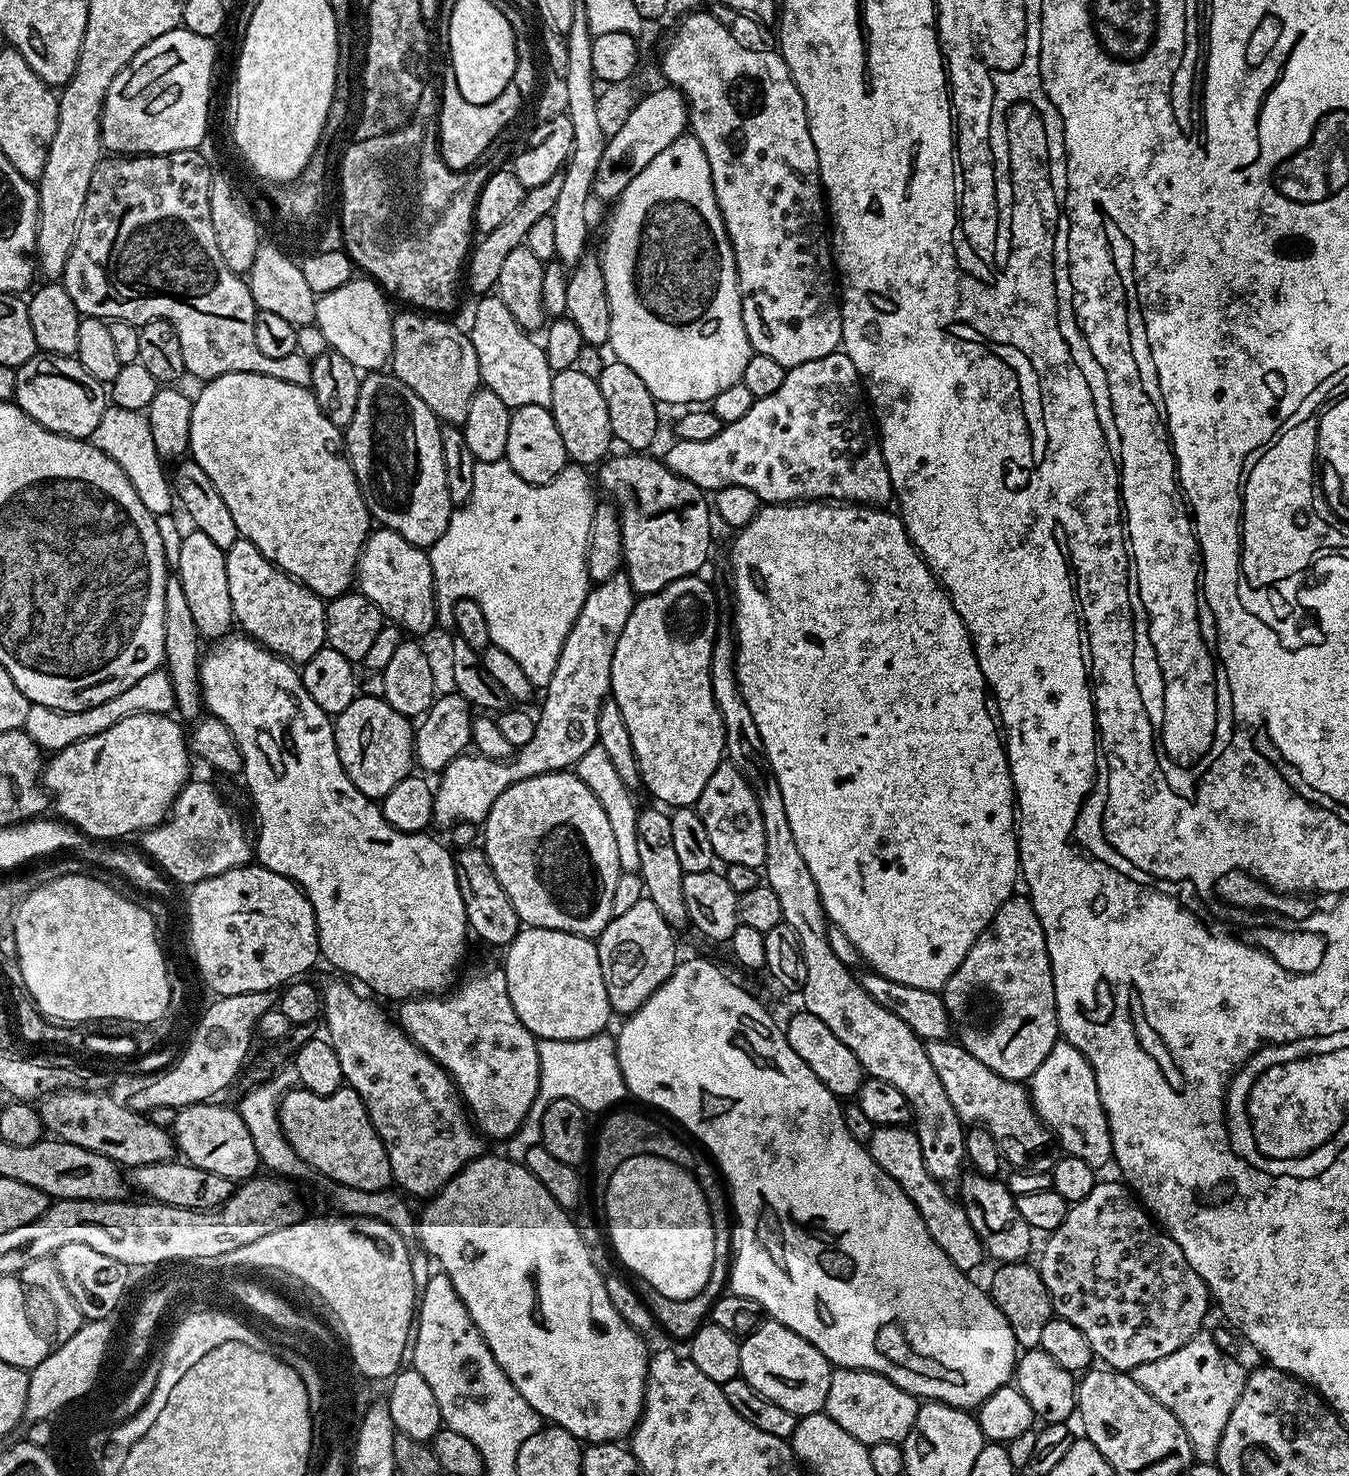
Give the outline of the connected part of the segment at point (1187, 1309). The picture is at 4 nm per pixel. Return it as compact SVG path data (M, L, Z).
M1112 1180L1106 1181L1105 1184L1104 1181L1097 1182L1094 1190L1090 1190L1090 1194L1086 1194L1086 1198L1082 1198L1082 1202L1069 1207L1062 1226L1054 1229L1045 1239L1048 1241L1044 1244L1044 1253L1040 1256L1038 1267L1042 1274L1042 1282L1046 1282L1046 1290L1052 1299L1053 1313L1066 1322L1071 1322L1073 1326L1078 1326L1078 1330L1086 1336L1086 1342L1090 1342L1093 1357L1097 1361L1103 1362L1113 1370L1131 1370L1146 1362L1166 1358L1166 1354L1174 1354L1174 1350L1178 1350L1178 1346L1184 1346L1186 1342L1190 1342L1195 1335L1200 1333L1205 1327L1204 1319L1208 1316L1210 1297L1202 1278L1198 1278L1198 1274L1194 1274L1194 1266L1190 1266L1190 1262L1186 1262L1186 1254L1182 1254L1182 1246L1178 1246L1178 1242L1174 1242L1174 1238L1168 1235L1159 1223L1149 1215L1132 1189L1123 1183L1120 1184L1115 1184Z

